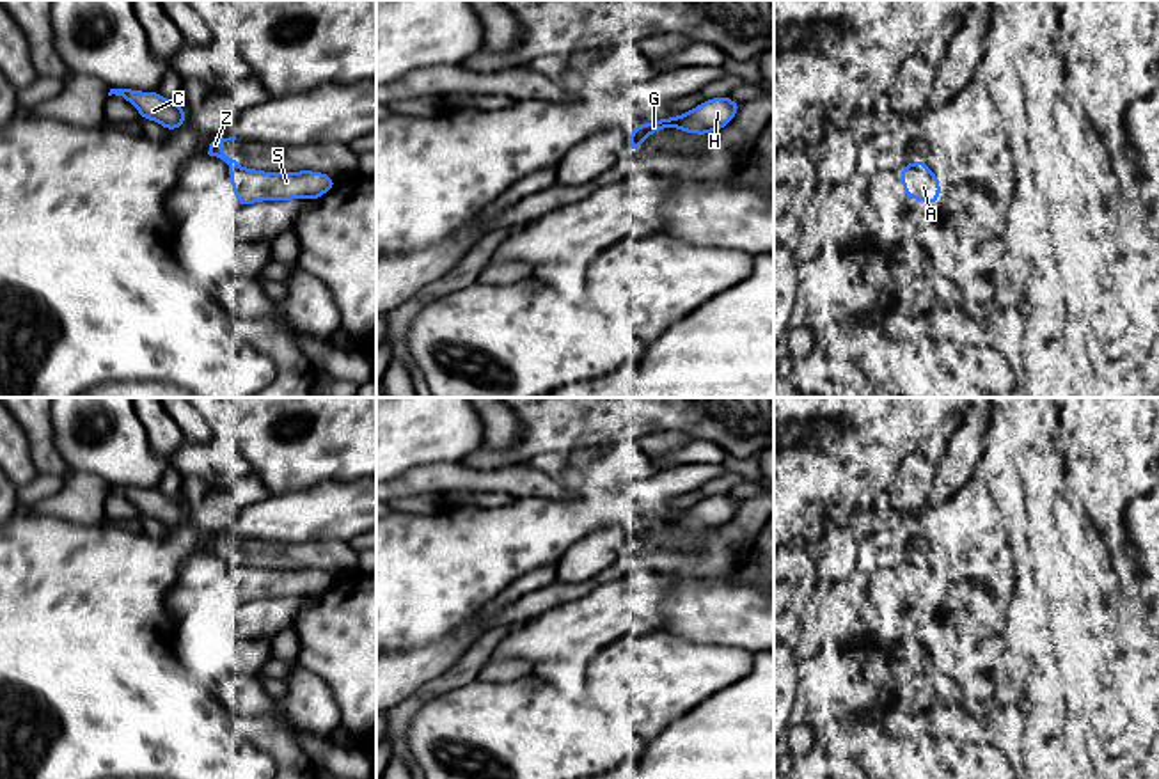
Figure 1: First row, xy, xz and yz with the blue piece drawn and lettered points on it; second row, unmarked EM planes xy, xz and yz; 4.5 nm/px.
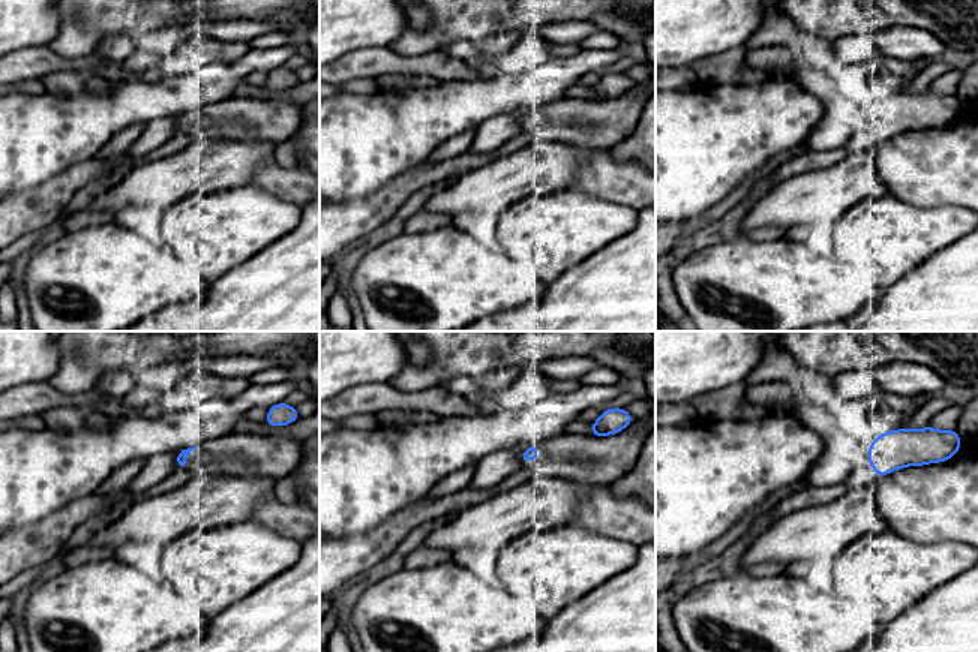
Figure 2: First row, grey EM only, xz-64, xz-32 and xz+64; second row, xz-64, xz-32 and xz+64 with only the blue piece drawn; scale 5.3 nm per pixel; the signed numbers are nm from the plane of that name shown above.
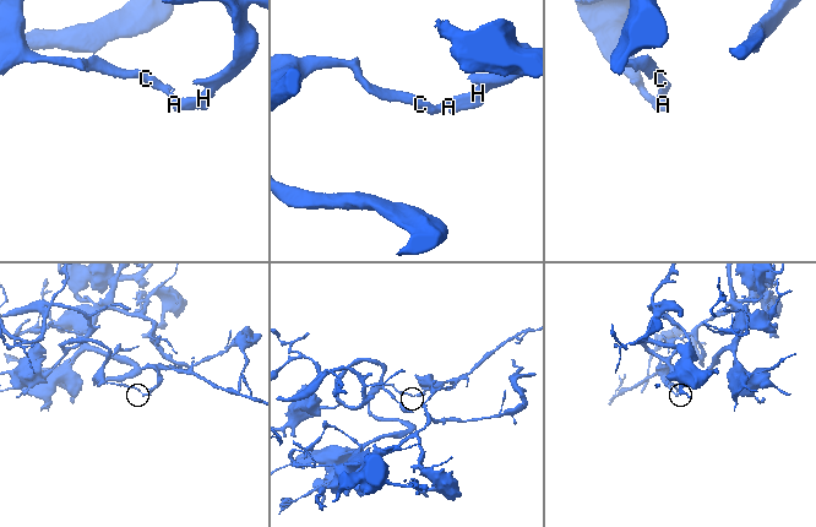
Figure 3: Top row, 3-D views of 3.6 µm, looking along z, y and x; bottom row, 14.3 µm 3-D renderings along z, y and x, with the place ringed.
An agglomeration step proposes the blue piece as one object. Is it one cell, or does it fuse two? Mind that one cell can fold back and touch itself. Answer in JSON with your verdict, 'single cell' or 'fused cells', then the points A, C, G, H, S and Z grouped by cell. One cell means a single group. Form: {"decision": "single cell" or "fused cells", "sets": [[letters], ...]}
{"decision": "fused cells", "sets": [["A", "G", "H", "S"], ["C", "Z"]]}

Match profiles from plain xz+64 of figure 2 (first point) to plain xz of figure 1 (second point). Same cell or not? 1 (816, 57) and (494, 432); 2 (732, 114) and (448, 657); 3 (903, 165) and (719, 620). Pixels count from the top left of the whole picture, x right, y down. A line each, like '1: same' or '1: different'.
1: same
2: different
3: same

